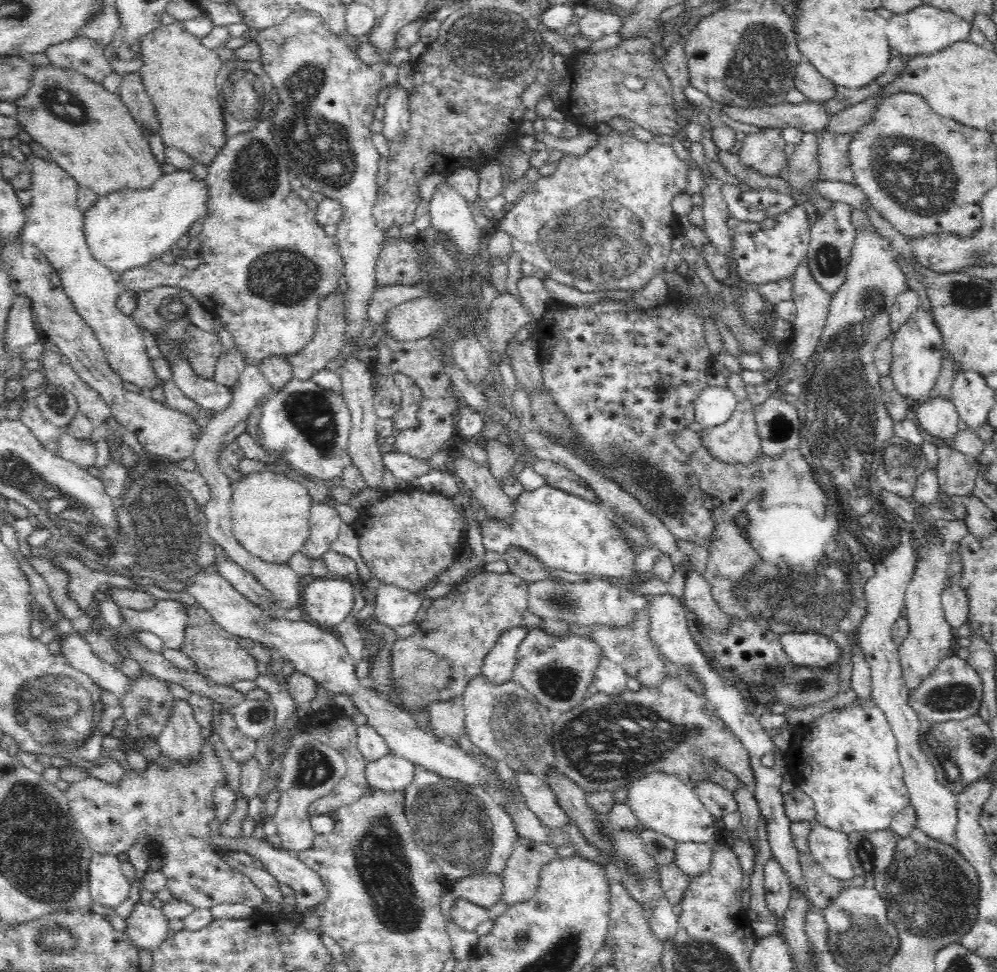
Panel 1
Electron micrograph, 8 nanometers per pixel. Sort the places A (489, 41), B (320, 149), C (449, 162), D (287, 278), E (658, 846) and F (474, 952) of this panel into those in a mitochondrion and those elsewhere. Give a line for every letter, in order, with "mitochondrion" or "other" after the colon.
A: mitochondrion
B: mitochondrion
C: other
D: mitochondrion
E: mitochondrion
F: other

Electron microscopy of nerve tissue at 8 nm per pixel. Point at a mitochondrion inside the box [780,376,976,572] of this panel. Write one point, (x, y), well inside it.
(904, 460)

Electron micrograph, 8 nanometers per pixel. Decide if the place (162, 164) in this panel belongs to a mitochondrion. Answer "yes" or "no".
no

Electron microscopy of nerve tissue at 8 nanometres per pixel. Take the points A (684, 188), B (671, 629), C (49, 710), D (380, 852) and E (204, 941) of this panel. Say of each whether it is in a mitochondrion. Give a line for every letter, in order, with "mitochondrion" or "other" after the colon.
A: other
B: other
C: mitochondrion
D: mitochondrion
E: other

